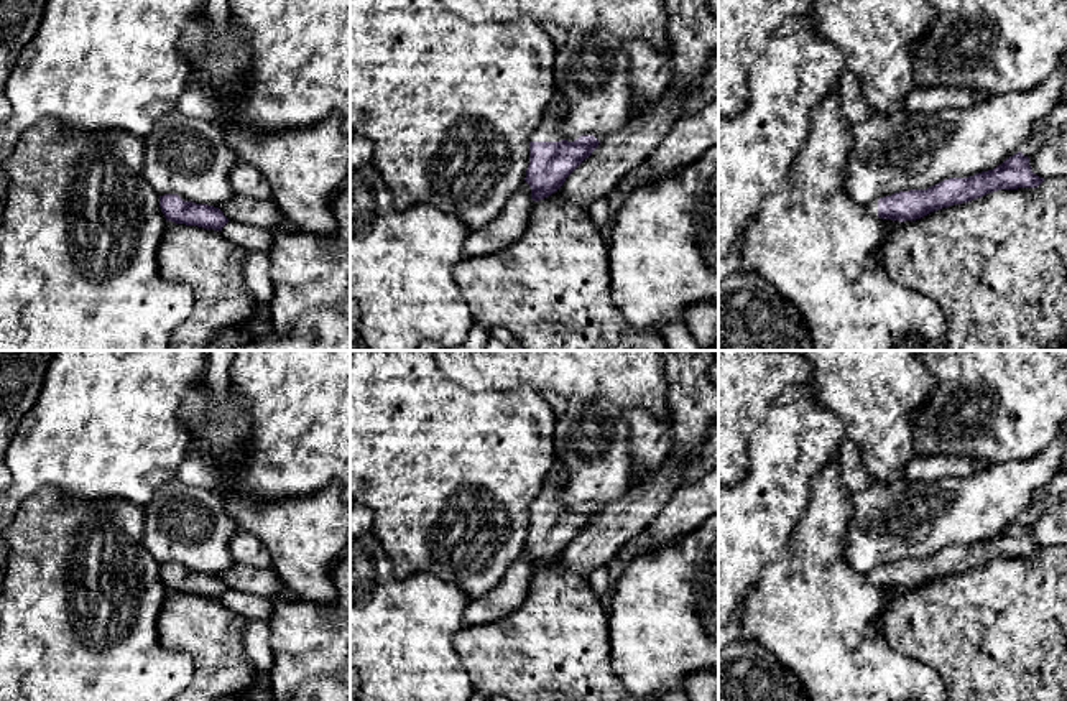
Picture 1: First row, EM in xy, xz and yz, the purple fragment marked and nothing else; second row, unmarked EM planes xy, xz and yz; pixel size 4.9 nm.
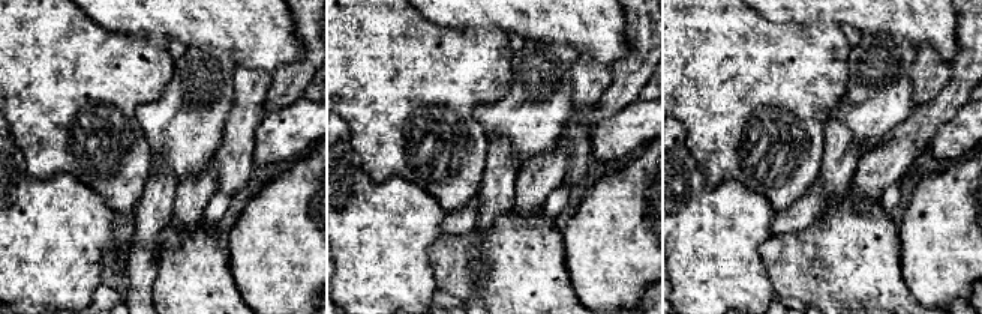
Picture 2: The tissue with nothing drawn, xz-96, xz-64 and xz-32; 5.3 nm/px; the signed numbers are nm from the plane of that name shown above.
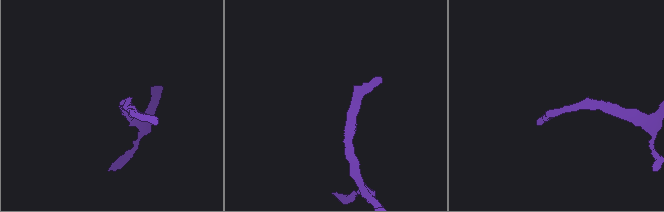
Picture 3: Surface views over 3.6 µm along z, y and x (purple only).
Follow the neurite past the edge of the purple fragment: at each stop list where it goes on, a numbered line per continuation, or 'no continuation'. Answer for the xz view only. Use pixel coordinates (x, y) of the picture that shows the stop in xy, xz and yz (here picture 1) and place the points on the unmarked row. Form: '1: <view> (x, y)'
1: xz (546, 499)

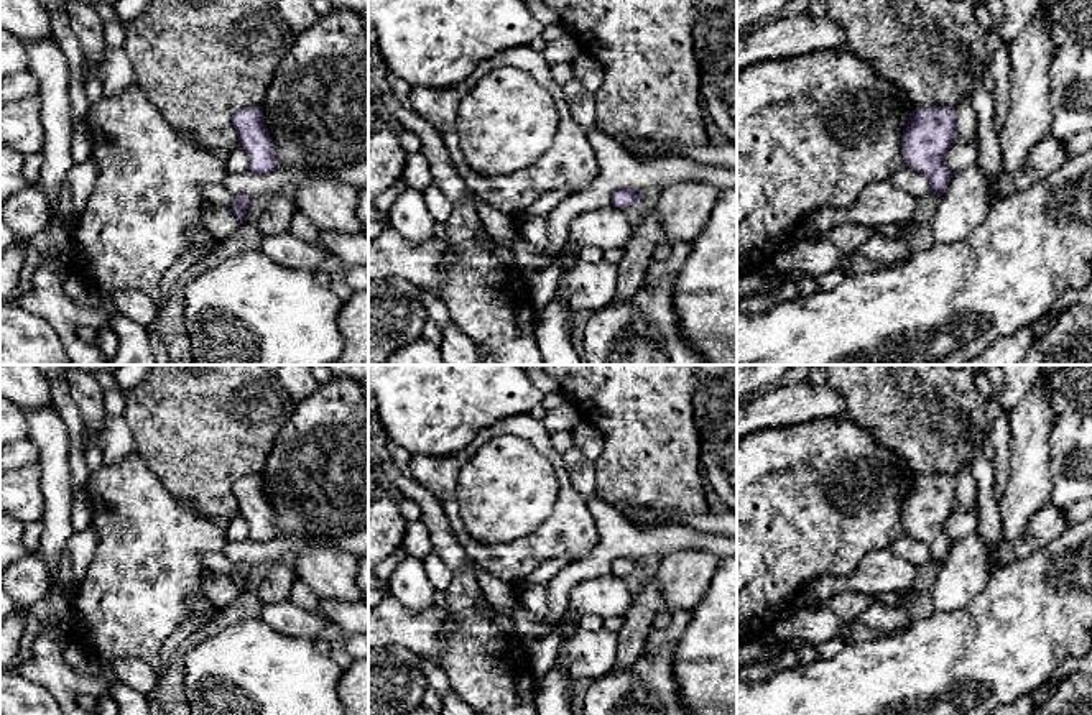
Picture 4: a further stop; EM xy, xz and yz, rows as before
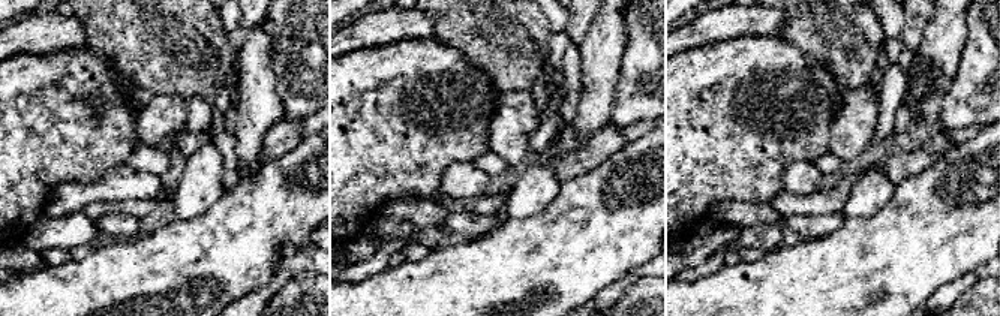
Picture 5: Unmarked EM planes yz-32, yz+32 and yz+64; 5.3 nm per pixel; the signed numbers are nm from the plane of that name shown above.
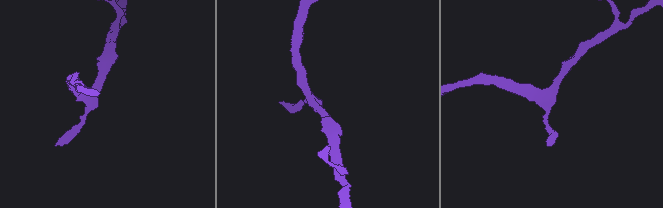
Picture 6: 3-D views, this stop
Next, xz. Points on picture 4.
no continuation

